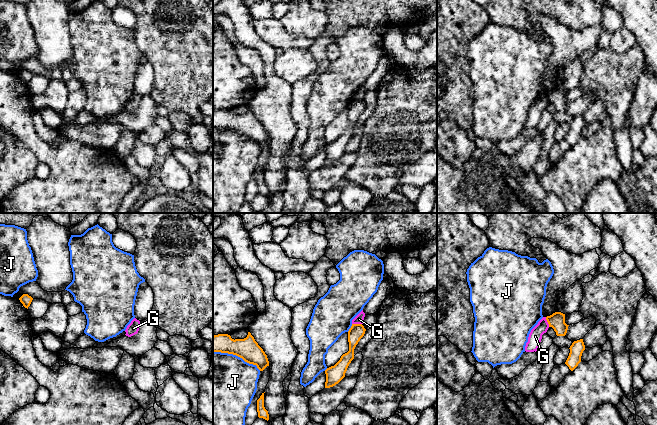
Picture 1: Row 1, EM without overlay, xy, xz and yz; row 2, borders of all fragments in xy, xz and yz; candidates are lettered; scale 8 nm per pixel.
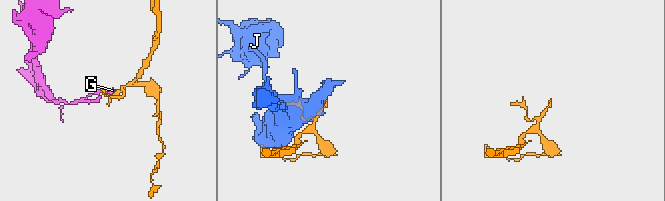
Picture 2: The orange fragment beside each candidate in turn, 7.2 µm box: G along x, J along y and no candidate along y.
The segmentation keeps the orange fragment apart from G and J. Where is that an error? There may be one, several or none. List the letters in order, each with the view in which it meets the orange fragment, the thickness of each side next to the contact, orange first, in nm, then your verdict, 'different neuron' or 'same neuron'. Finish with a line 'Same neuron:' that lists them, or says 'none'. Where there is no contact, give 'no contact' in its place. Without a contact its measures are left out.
G: xz | 120/70 nm | different neuron
J: xz | 180/480 nm | different neuron
Same neuron: none

